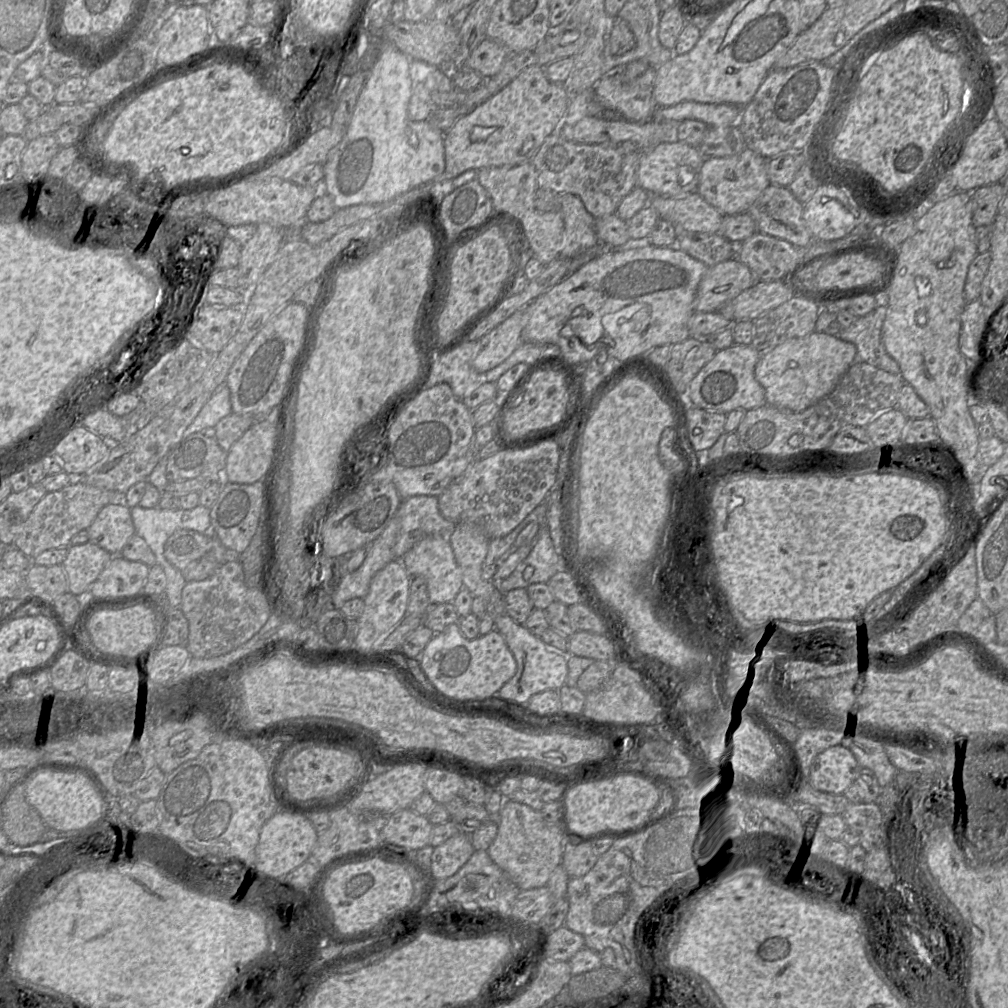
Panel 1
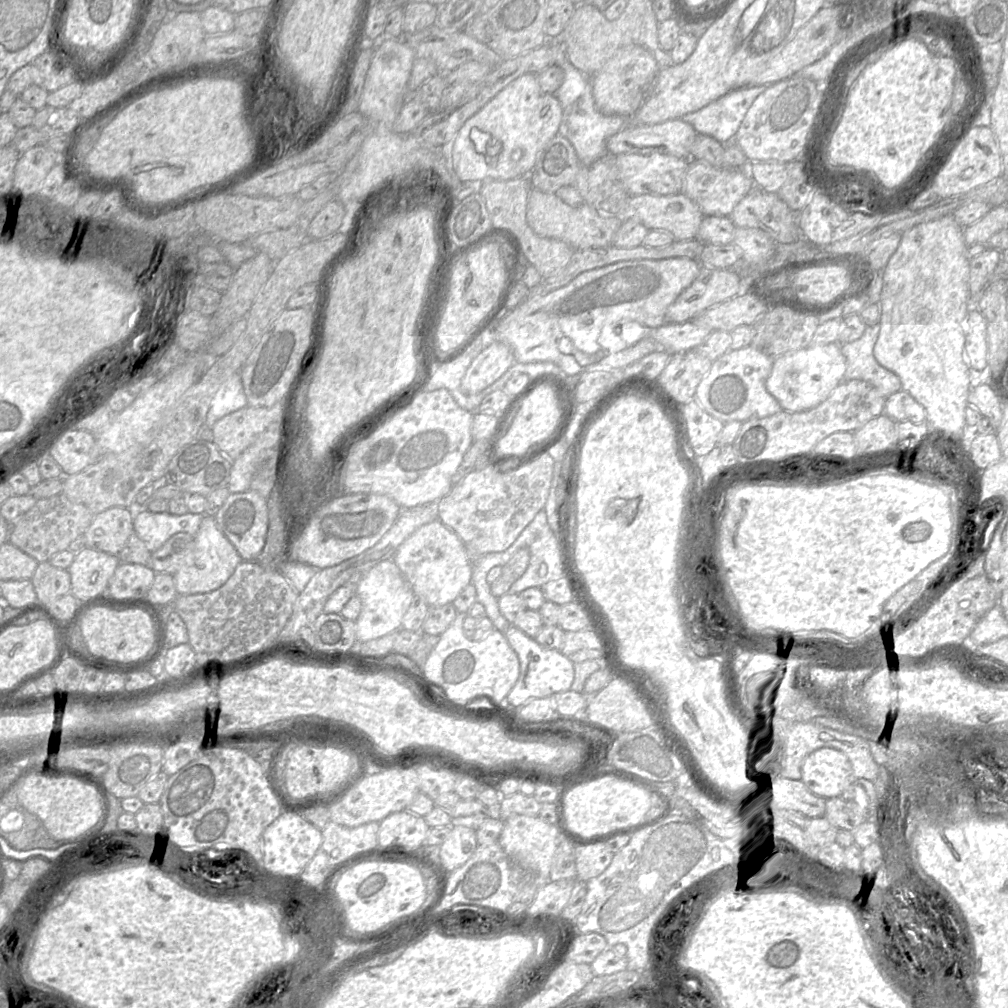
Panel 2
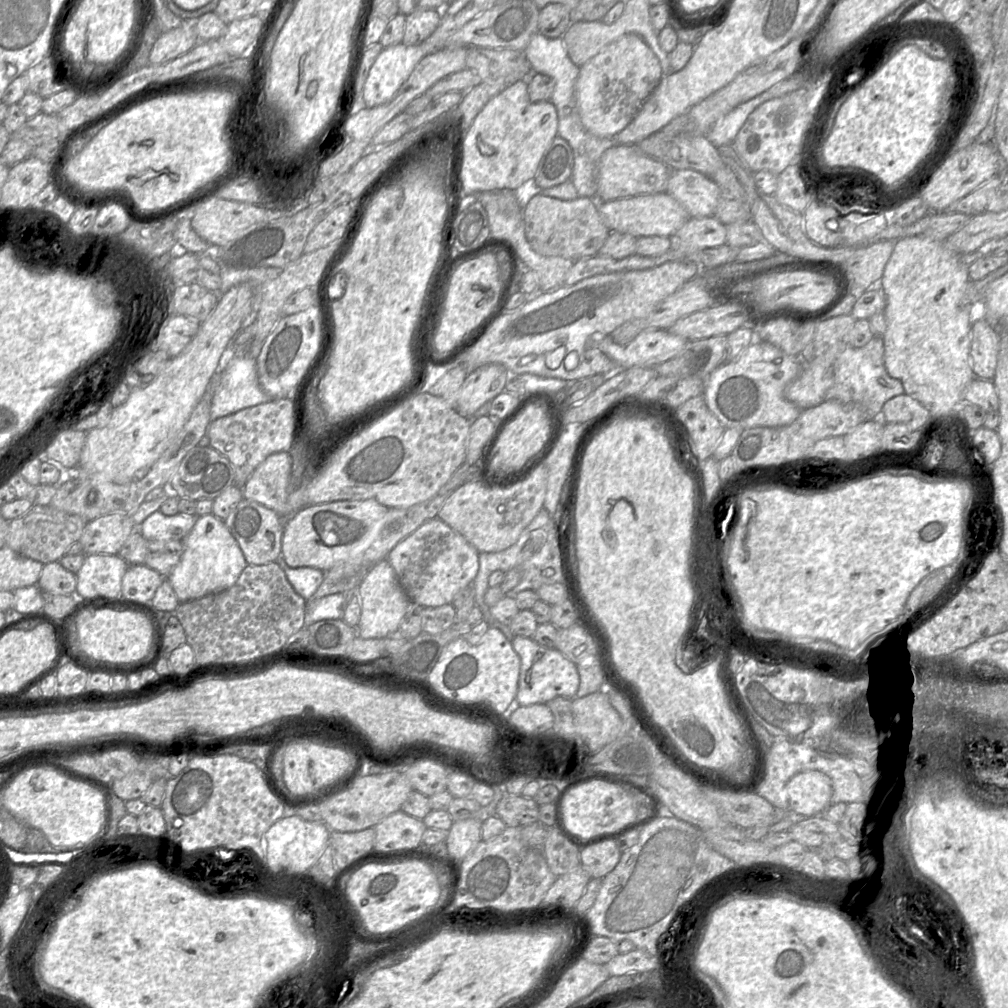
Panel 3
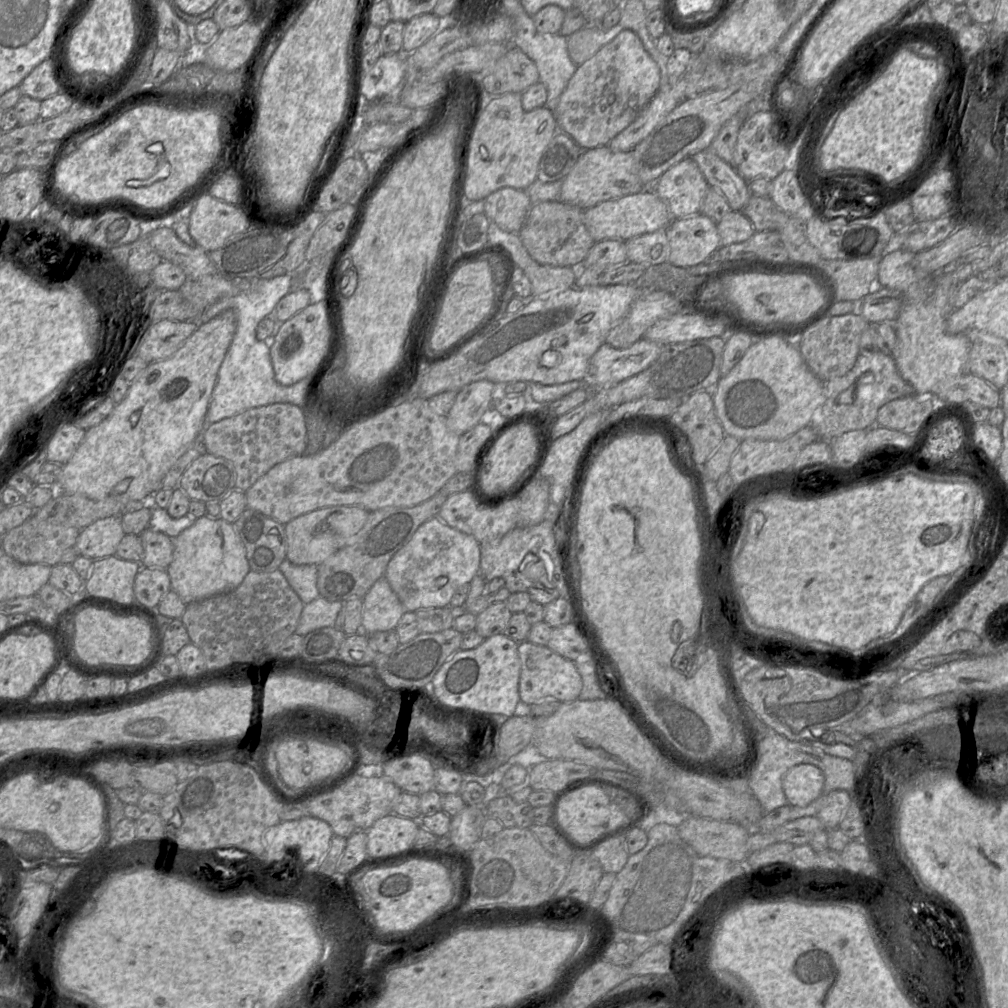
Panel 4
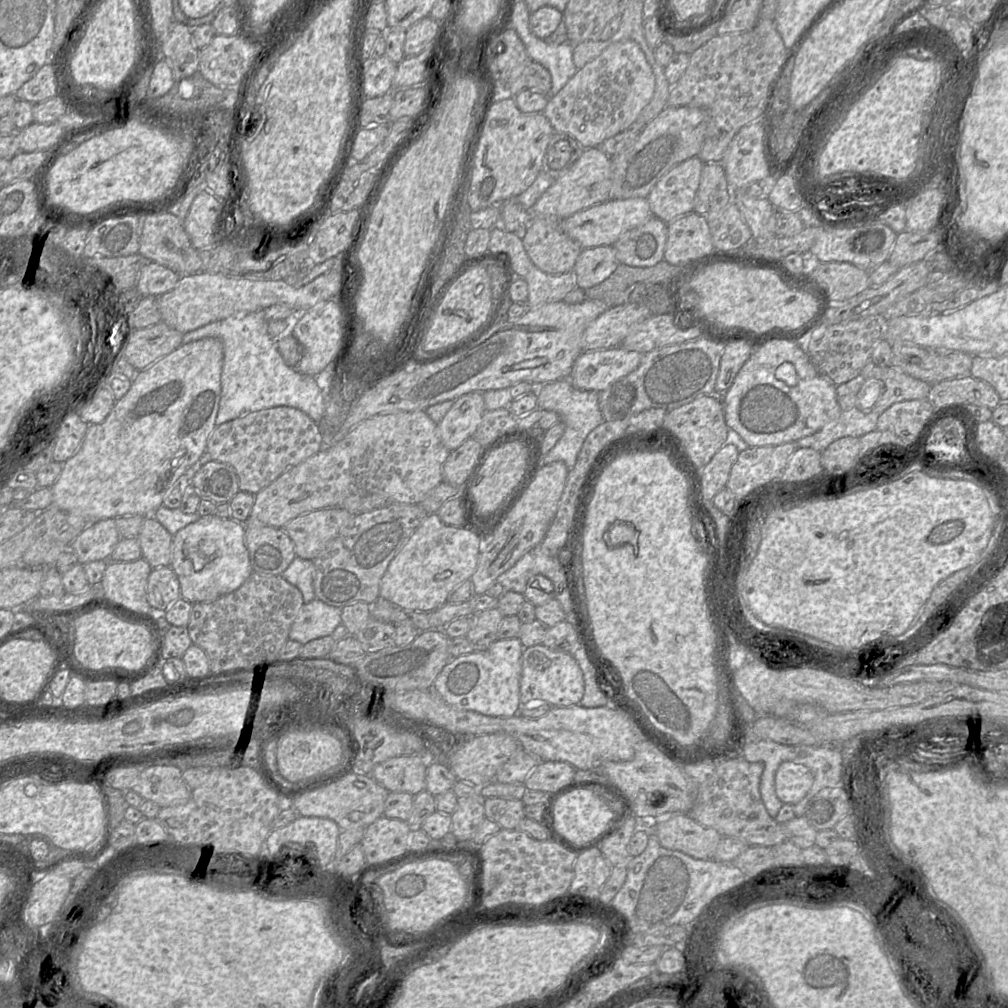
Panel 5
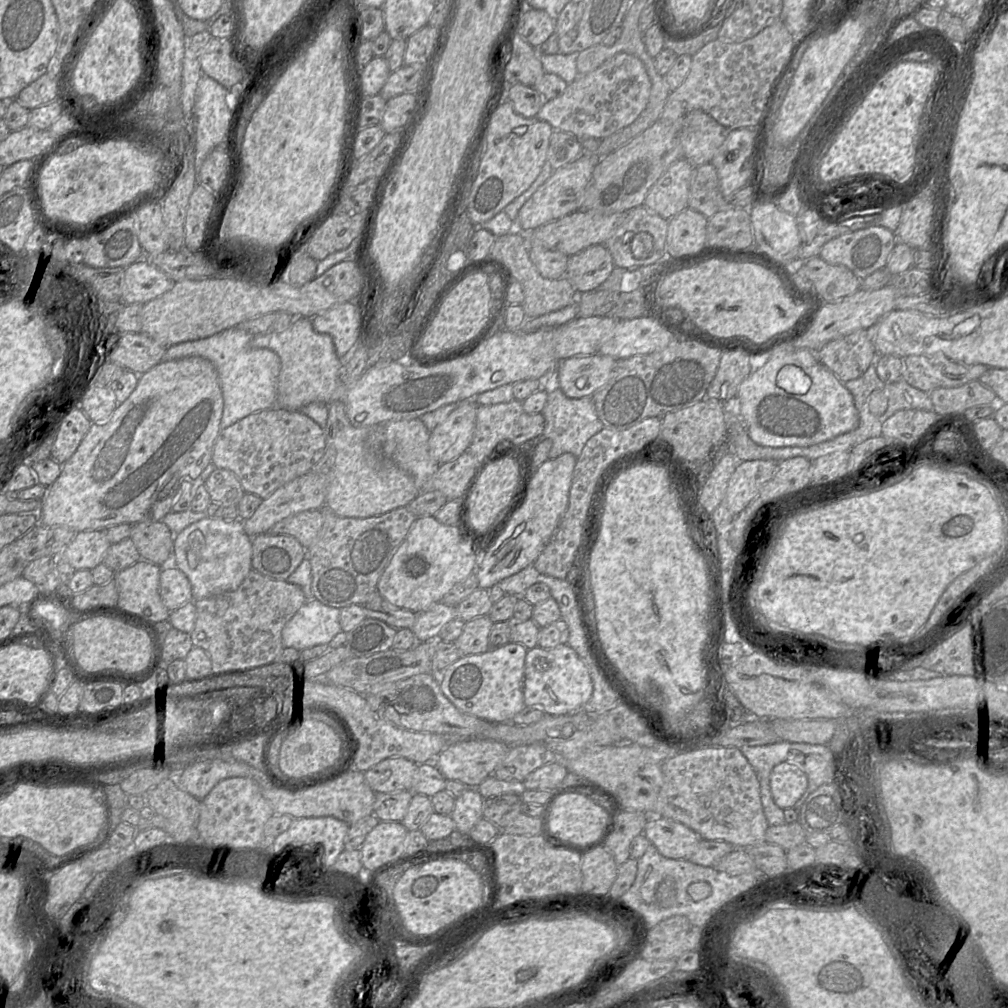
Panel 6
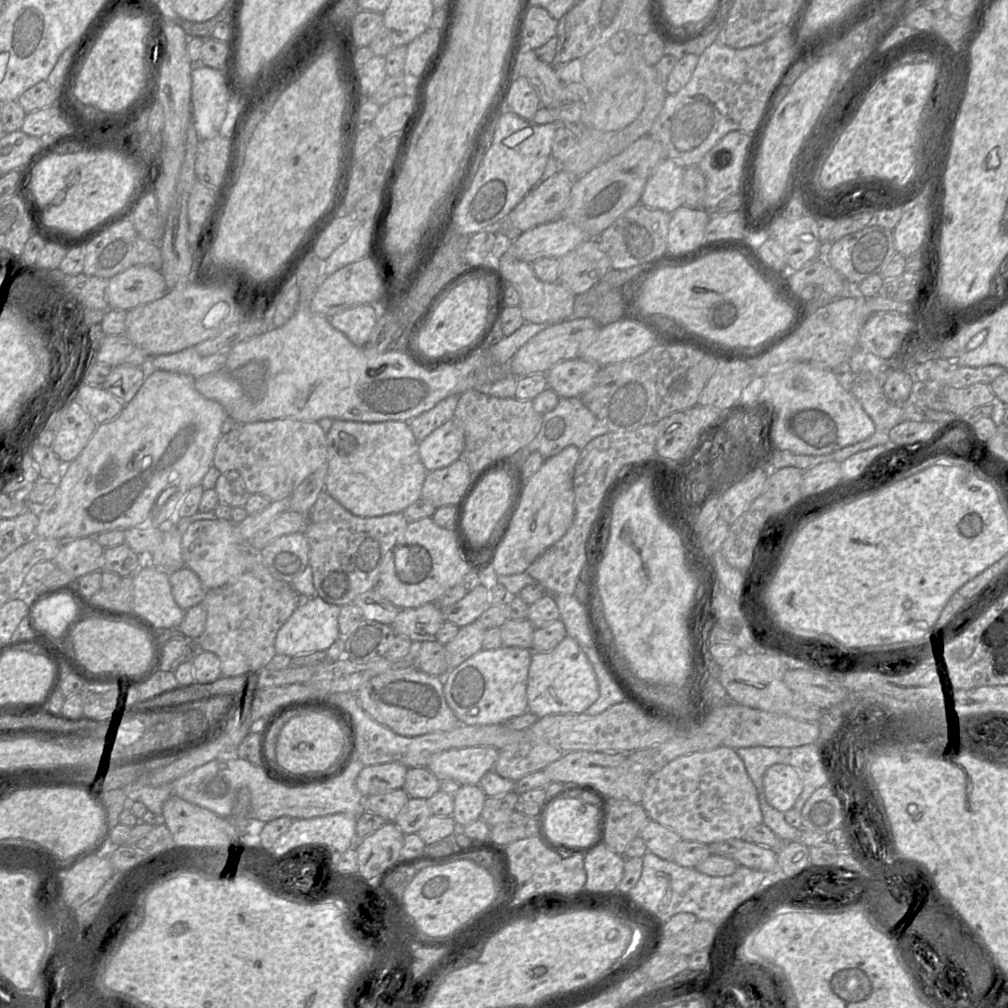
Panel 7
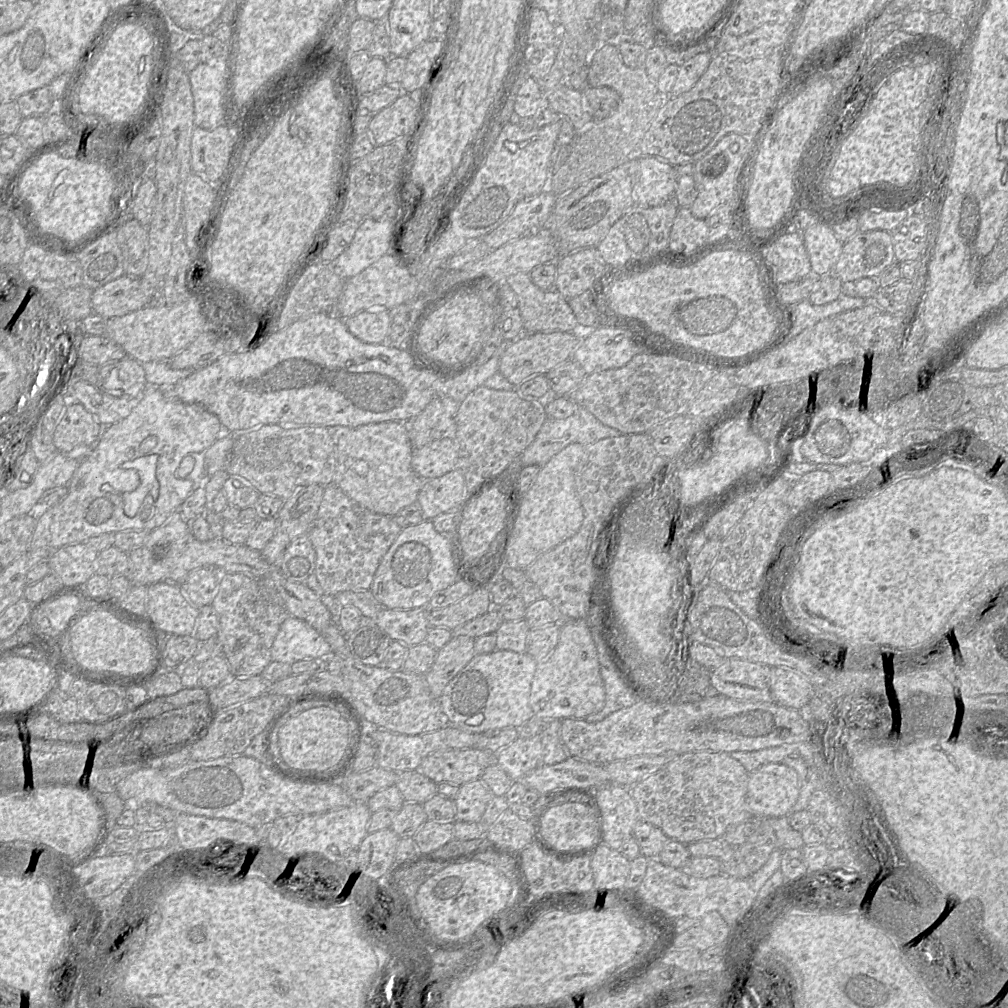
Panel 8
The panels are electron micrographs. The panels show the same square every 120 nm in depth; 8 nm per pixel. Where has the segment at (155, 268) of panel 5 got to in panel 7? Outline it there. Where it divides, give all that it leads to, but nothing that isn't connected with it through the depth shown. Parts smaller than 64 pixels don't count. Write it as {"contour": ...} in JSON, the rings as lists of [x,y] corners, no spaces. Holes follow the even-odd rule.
{"contour":[[[132,265],[108,281],[110,309],[131,310],[166,295],[168,286],[160,270]]]}

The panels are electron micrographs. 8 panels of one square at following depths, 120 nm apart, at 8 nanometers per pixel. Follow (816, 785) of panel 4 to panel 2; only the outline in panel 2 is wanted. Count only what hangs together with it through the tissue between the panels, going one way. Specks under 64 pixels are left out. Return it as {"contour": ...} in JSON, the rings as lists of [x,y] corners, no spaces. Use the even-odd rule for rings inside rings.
{"contour":[[[820,748],[803,761],[801,779],[811,793],[827,800],[840,796],[854,782],[854,772],[844,753]]]}

